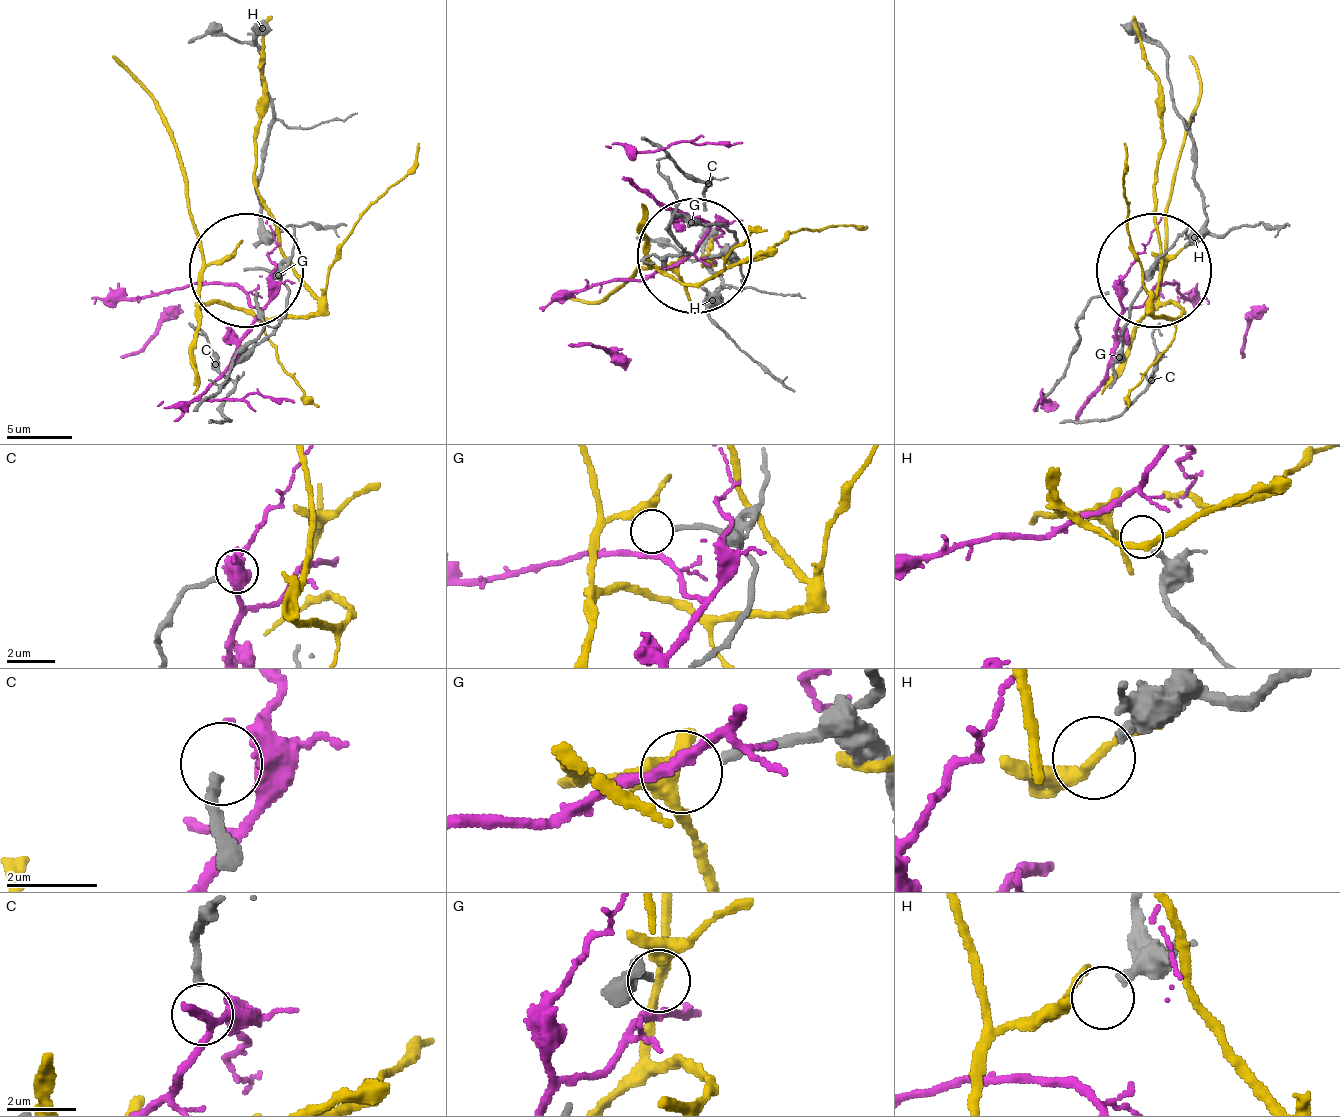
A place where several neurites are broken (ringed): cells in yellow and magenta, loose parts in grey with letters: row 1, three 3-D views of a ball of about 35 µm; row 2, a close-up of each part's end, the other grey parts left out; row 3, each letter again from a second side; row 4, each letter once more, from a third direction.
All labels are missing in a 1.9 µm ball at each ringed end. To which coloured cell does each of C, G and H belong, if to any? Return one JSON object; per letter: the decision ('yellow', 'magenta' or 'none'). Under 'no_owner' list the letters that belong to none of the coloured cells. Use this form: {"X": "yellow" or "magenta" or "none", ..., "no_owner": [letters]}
{"C": "none", "G": "none", "H": "none", "no_owner": ["C", "G", "H"]}

